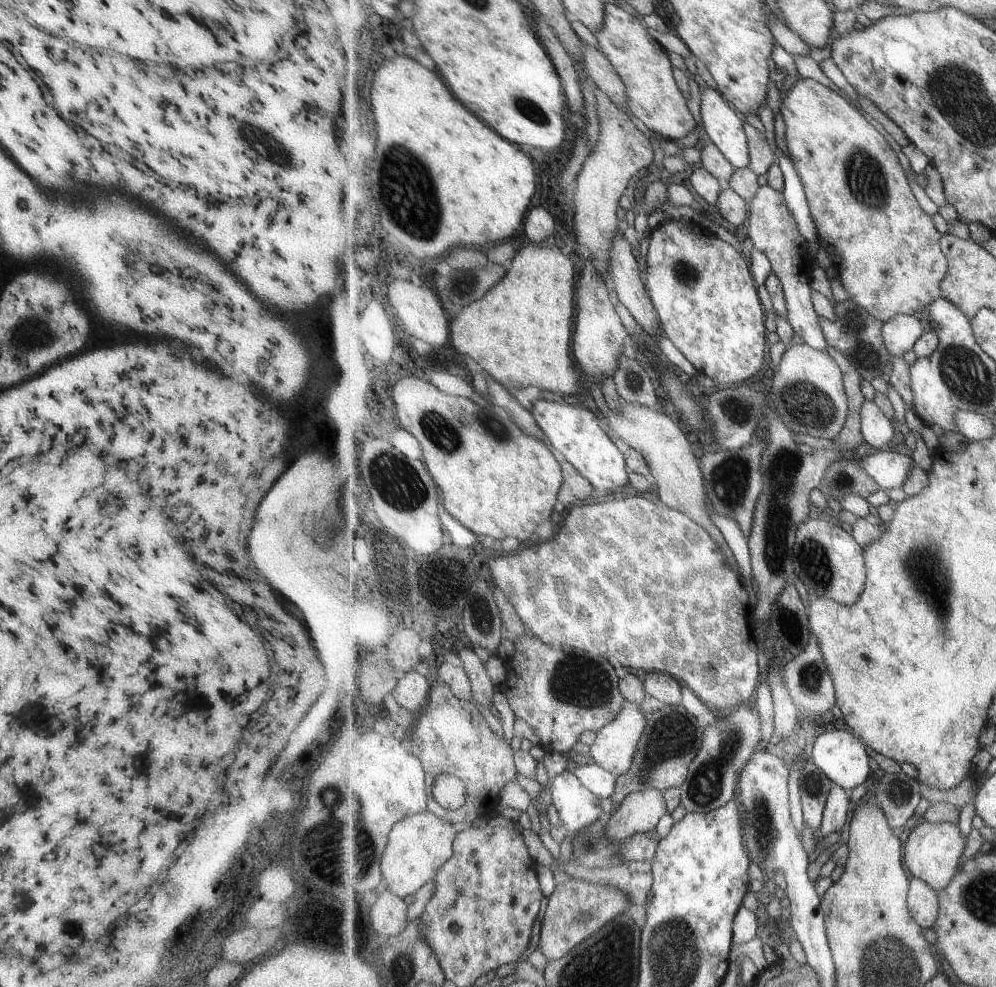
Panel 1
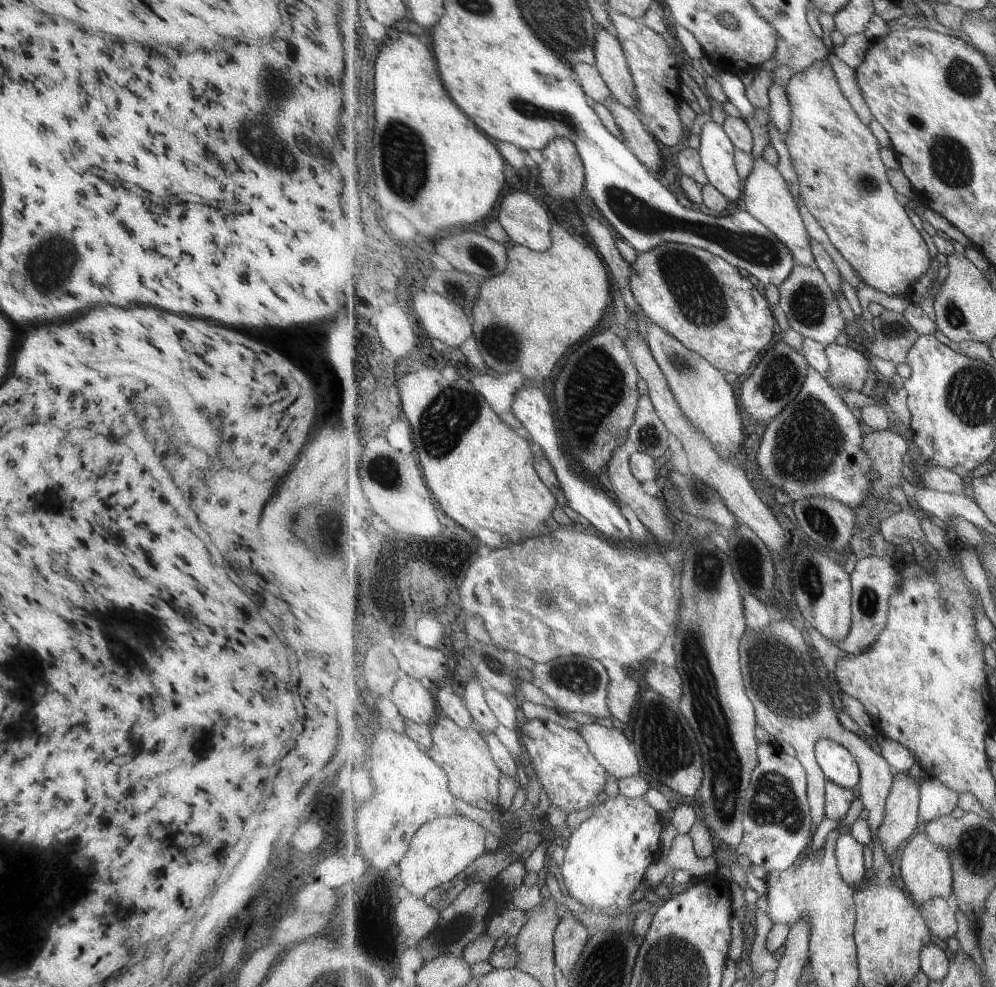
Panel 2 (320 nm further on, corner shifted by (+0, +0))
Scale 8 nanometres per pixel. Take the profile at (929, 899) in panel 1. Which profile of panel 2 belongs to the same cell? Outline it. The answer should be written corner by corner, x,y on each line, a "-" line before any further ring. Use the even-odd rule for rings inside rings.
935,897
921,905
925,922
928,922
932,934
939,939
947,940
957,934
957,908
952,900

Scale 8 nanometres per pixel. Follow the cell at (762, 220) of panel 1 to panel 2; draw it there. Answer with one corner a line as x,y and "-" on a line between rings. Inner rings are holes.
764,155
754,158
753,172
744,183
746,209
772,230
791,250
799,265
816,266
816,256
812,251
812,240
799,214
799,206
789,190
787,180
775,166
765,160

